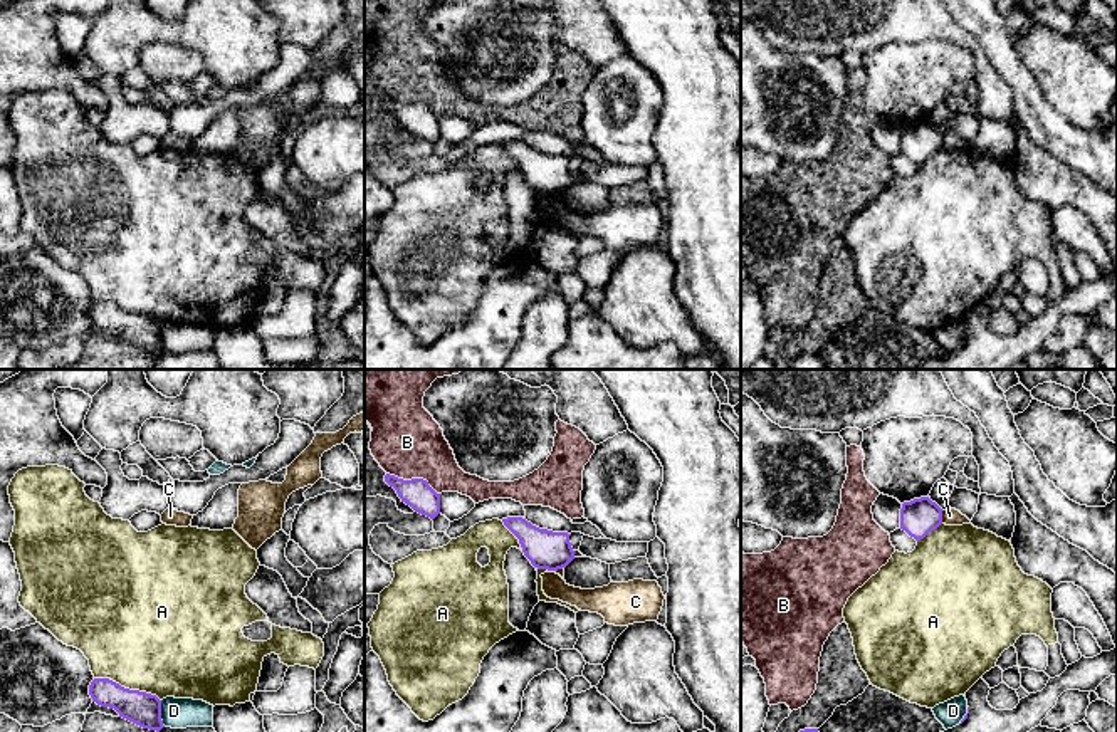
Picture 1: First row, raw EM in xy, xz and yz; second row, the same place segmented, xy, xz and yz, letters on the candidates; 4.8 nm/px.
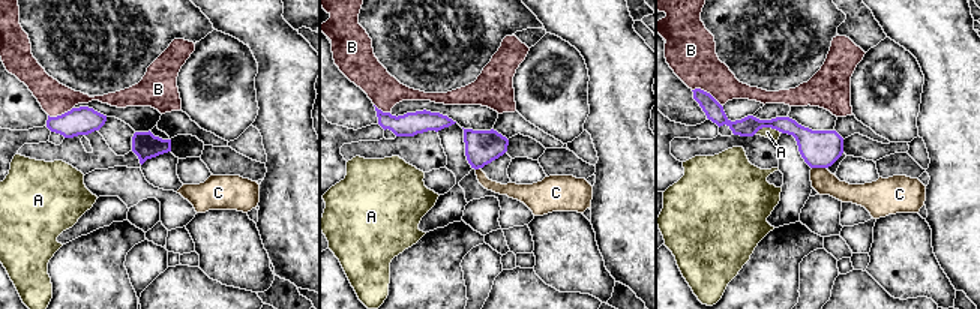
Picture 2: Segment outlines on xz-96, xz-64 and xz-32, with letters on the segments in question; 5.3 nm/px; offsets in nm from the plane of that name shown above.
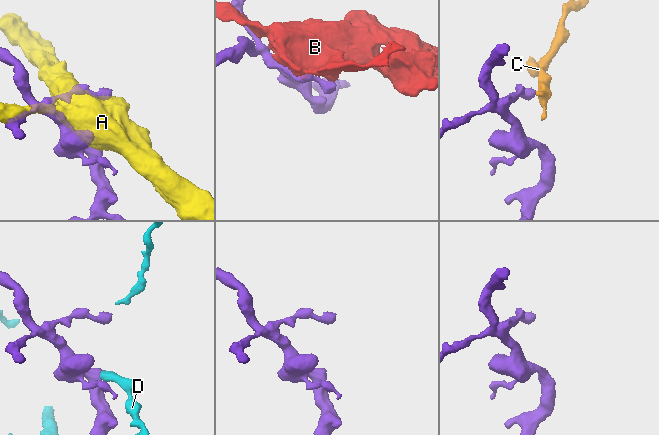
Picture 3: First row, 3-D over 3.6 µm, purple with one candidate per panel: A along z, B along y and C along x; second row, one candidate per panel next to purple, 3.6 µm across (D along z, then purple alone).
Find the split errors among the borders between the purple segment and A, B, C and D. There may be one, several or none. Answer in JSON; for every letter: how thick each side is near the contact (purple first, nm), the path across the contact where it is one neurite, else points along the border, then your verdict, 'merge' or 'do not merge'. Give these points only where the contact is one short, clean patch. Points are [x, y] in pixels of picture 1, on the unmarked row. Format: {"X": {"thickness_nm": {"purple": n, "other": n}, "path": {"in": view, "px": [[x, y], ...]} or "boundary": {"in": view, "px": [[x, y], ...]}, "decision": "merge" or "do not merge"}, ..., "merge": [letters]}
{"A": {"thickness_nm": {"purple": 160, "other": 480}, "decision": "do not merge"}, "B": {"thickness_nm": {"purple": 140, "other": 340}, "decision": "do not merge"}, "C": {"thickness_nm": {"purple": 180, "other": 80}, "boundary": {"in": "yz", "px": [[941, 135], [943, 146]]}, "decision": "do not merge"}, "D": {"thickness_nm": {"purple": 160, "other": 140}, "decision": "do not merge"}, "merge": []}

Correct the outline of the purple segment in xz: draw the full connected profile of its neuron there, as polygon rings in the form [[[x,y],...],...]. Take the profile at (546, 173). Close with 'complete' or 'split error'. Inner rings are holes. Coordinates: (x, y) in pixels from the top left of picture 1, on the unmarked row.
[[[507,141],[502,146],[519,163],[524,180],[534,191],[558,195],[574,183],[571,158],[539,153],[522,141]]]; complete

